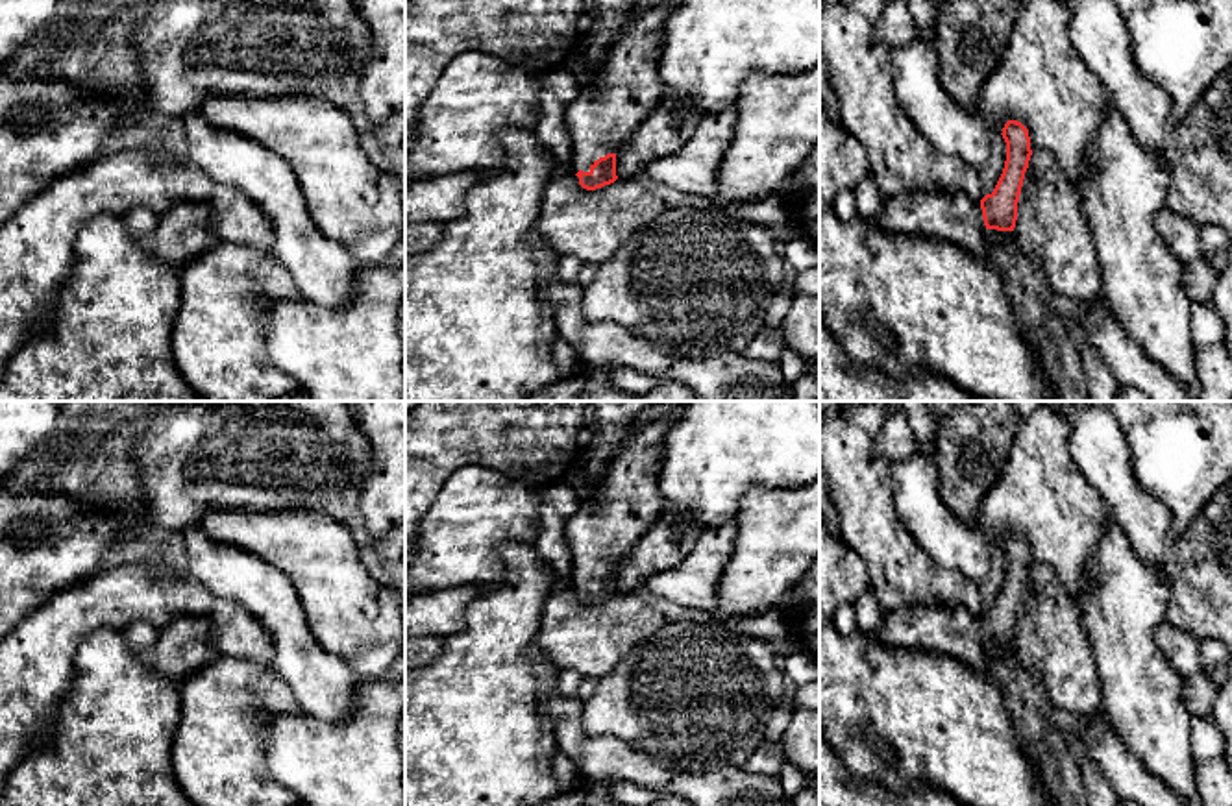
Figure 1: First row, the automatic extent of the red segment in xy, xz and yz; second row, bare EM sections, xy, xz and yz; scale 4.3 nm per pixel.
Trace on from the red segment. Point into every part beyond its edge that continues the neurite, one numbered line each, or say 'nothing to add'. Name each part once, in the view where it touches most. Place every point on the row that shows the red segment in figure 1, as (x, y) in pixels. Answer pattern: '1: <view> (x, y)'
1: yz (953, 217)

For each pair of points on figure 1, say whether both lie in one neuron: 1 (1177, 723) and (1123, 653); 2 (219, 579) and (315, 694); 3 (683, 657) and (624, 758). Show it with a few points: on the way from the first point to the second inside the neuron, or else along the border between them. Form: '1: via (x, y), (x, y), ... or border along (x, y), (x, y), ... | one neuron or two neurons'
1: via (1160, 707), (1136, 683), (1133, 670) | one neuron
2: via (252, 594), (291, 633), (300, 660) | one neuron
3: border along (589, 734), (611, 734), (668, 769) | two neurons

